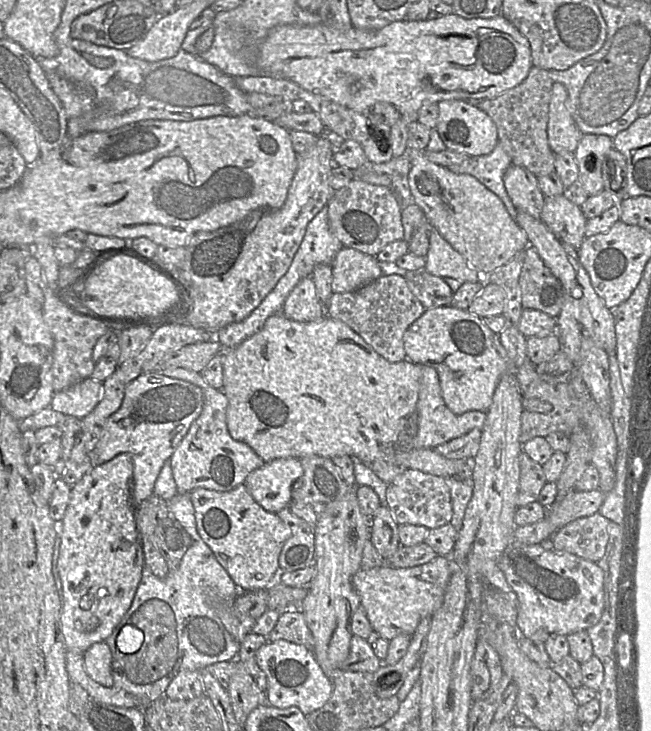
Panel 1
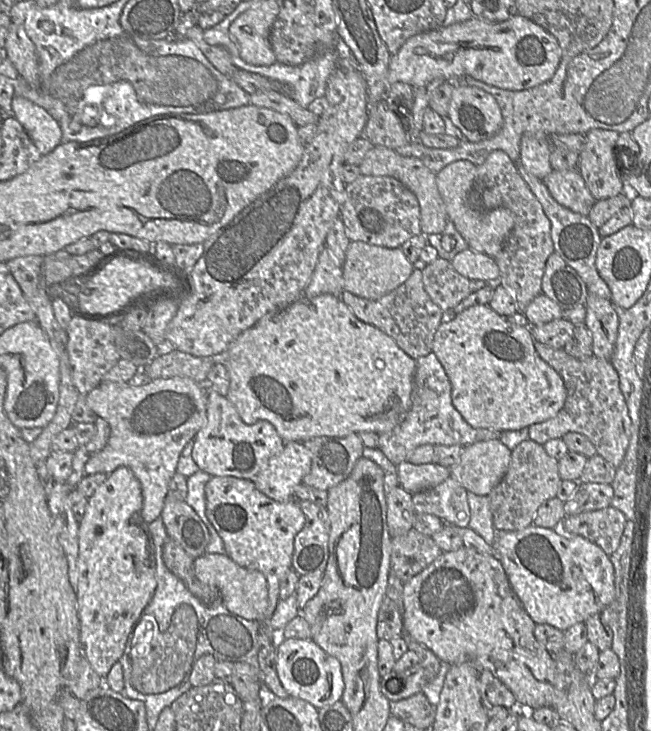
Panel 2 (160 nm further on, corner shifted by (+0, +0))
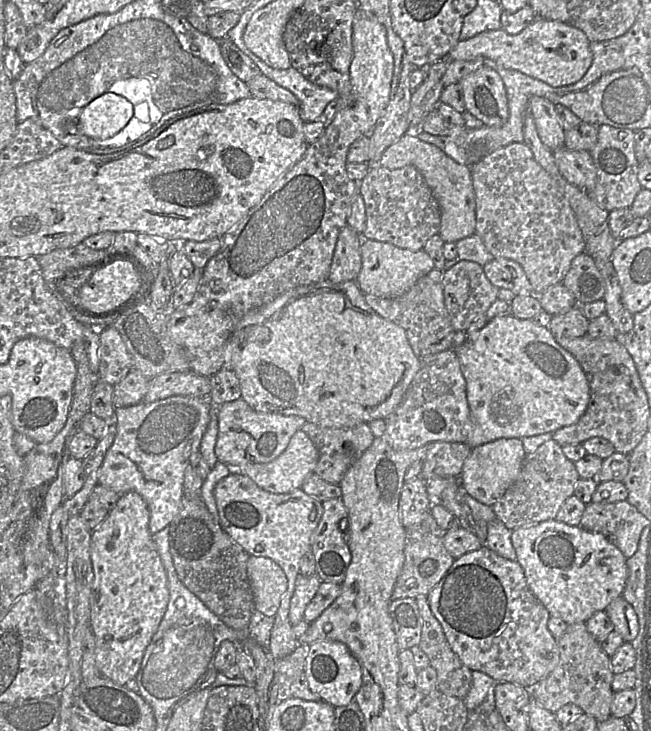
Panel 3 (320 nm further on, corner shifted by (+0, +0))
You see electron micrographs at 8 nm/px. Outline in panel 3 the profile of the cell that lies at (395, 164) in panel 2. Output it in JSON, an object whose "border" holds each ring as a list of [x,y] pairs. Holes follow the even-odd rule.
{"border":[[[405,134],[396,143],[388,147],[377,165],[390,170],[413,166],[421,173],[438,202],[441,212],[438,235],[444,242],[455,243],[475,234],[476,197],[472,183],[471,167],[458,164],[438,147],[410,134]]]}

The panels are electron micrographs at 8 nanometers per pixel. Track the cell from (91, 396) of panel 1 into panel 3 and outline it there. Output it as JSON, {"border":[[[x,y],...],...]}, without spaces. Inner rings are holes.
{"border":[[[173,396],[152,403],[139,403],[115,410],[116,437],[99,470],[99,484],[119,495],[137,492],[148,504],[154,534],[169,527],[182,509],[184,474],[192,454],[197,453],[210,422],[211,401],[194,396]]]}

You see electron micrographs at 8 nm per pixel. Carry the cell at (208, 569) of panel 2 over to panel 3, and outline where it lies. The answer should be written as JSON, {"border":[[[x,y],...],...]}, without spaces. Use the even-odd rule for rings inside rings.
{"border":[[[251,556],[247,563],[255,609],[266,616],[275,616],[288,581],[283,569],[266,557]]]}

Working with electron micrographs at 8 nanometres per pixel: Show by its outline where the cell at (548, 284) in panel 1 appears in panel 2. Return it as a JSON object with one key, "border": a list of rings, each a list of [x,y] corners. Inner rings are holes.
{"border":[[[552,253],[546,261],[541,292],[563,311],[585,305],[589,296],[580,275],[556,253]]]}

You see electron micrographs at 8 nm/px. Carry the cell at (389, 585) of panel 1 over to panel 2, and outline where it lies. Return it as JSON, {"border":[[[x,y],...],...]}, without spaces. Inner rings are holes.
{"border":[[[465,547],[453,552],[443,552],[438,559],[427,566],[424,570],[404,582],[402,611],[404,634],[409,640],[419,642],[426,646],[443,663],[452,665],[471,662],[480,670],[489,670],[511,690],[517,703],[520,705],[526,705],[533,709],[551,707],[552,705],[556,705],[557,702],[561,701],[564,697],[566,691],[566,677],[561,671],[561,666],[556,663],[554,656],[552,656],[535,638],[534,629],[537,624],[523,608],[519,599],[512,590],[501,561],[497,557],[482,554],[474,549]]]}

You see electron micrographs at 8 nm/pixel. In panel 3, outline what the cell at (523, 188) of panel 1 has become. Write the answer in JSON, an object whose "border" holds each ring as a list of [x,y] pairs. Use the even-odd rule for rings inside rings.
{"border":[[[532,96],[528,103],[541,141],[552,151],[564,144],[565,130],[562,127],[559,108],[546,98]]]}

